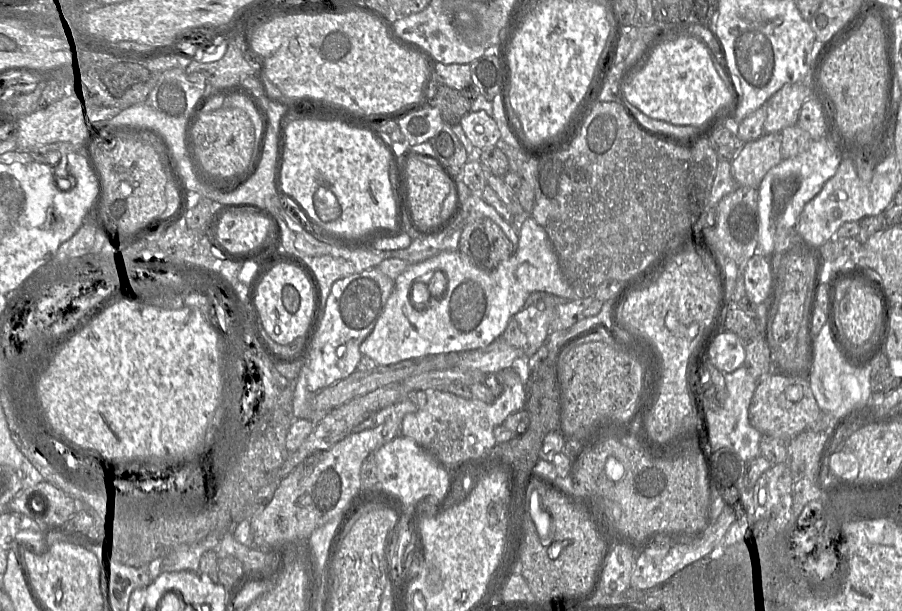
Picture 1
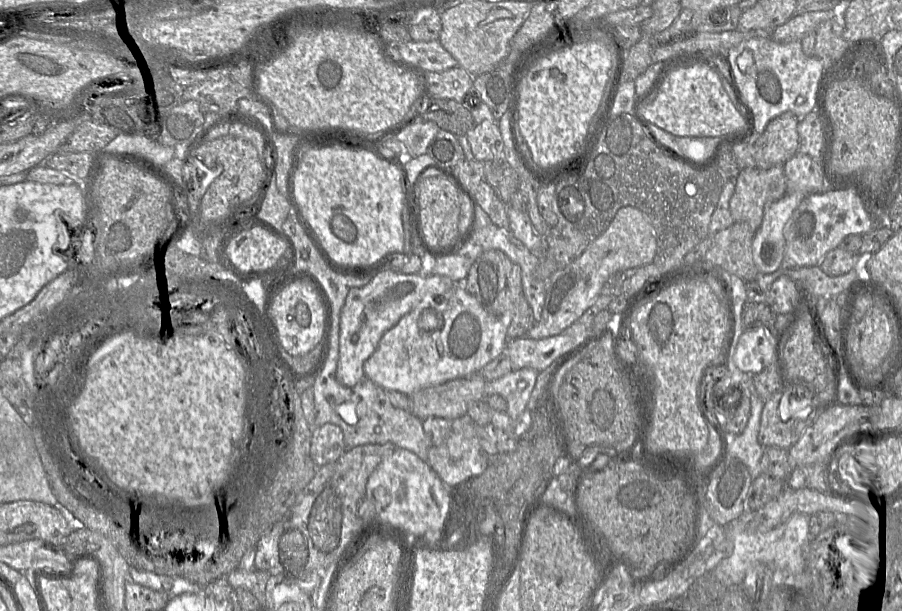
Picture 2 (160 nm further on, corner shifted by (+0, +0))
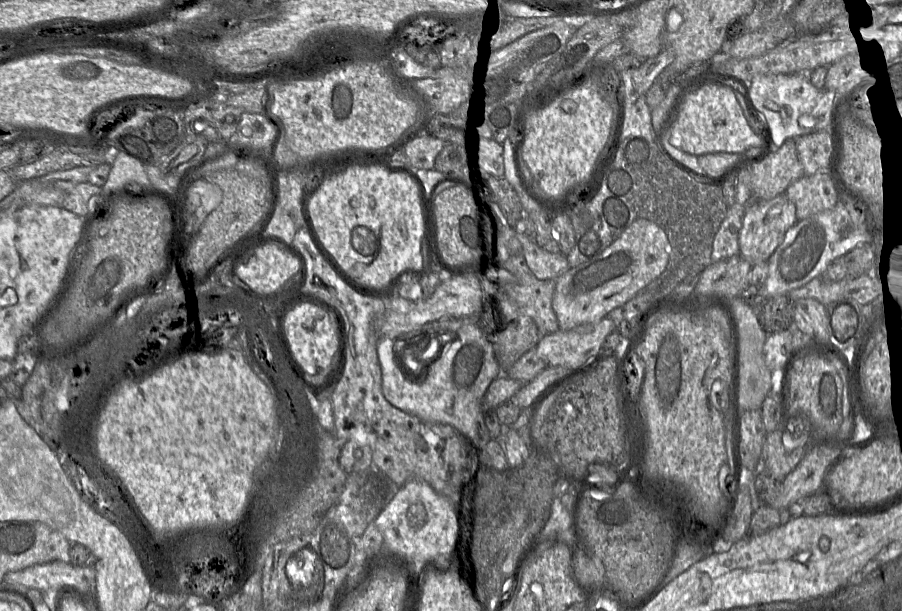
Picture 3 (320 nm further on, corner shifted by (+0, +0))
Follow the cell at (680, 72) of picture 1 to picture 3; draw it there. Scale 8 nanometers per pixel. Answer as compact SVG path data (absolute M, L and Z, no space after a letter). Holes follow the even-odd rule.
M718 84L704 85L685 96L668 139L674 147L695 156L720 152L748 155L767 145L743 98L730 87Z

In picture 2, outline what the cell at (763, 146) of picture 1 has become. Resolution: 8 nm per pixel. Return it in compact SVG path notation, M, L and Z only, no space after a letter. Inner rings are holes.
M784 165L768 169L742 169L735 180L730 211L735 222L748 224L755 232L761 226L766 207L787 193Z

